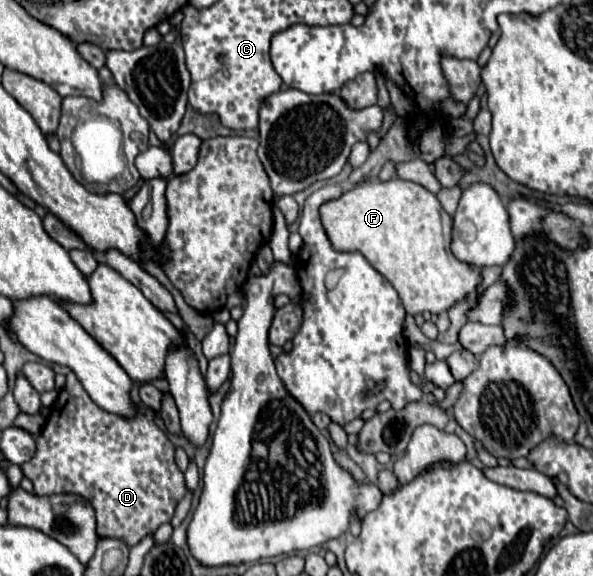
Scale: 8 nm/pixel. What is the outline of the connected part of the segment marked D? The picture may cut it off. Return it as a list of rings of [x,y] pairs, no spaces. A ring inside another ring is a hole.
[[[73,372],[67,374],[67,384],[59,392],[59,398],[51,406],[43,432],[35,438],[37,452],[31,462],[23,464],[23,476],[33,482],[37,496],[53,494],[77,494],[91,502],[97,518],[97,534],[101,538],[117,538],[129,546],[139,544],[147,534],[155,532],[161,524],[173,518],[177,502],[185,496],[183,472],[175,464],[175,448],[163,430],[155,424],[155,412],[137,406],[139,416],[127,420],[99,408],[79,384]]]

